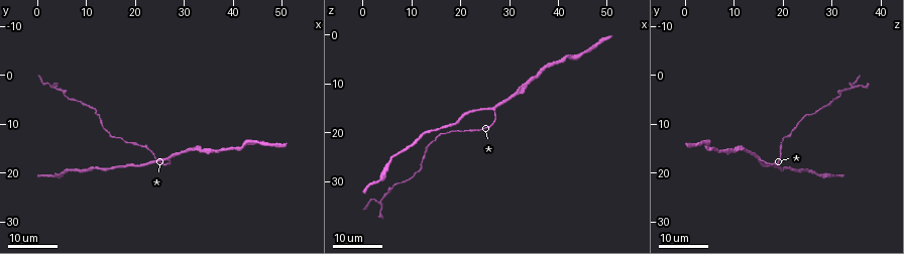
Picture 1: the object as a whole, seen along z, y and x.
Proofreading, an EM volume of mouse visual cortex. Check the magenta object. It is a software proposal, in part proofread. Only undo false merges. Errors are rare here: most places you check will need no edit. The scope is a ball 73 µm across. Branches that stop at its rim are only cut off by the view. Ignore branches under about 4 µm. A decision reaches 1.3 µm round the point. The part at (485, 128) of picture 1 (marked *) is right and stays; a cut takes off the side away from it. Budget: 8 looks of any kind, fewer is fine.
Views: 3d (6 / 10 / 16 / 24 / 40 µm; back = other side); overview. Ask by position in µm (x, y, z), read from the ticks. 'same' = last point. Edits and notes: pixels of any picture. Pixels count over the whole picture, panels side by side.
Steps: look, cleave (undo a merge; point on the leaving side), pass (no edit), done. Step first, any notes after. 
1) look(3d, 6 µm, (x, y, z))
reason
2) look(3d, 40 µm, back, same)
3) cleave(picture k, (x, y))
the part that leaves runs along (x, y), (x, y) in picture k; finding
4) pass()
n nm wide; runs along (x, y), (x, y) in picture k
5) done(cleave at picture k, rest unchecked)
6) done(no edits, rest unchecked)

look(3d, 16 µm, (8.0, 5.0, 30.5))
narrows sharply

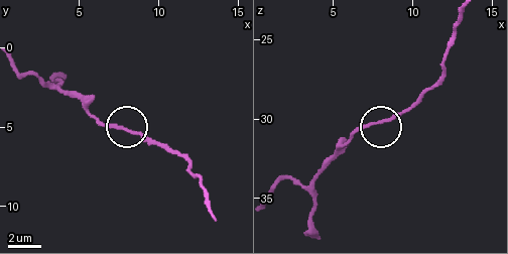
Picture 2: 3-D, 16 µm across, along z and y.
look(3d, 6 µm, (7.9, 5.3, 30.2))

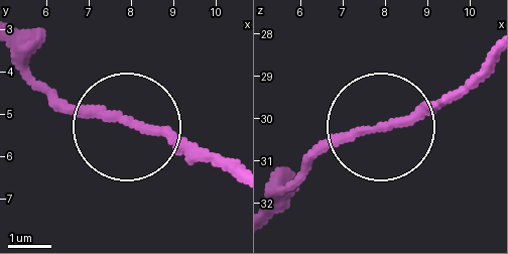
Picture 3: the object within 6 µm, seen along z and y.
pass()
runs along (237, 180), (171, 137), (74, 115), (23, 76) in picture 3; all the same neuron

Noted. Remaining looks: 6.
look(3d, 16 µm, (12.0, 8.0, 26.0))
narrows sharply

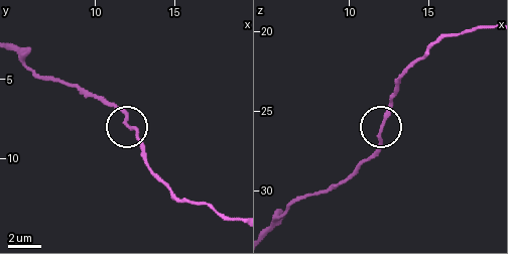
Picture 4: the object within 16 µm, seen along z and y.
look(3d, 6 µm, (12.2, 7.8, 25.9))

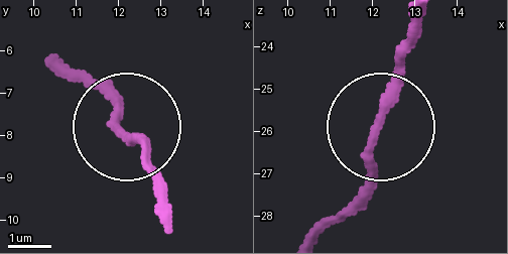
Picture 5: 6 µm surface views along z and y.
pass()
runs along (170, 208), (148, 150), (102, 82) in picture 5; continuous, no second neuron

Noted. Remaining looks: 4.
look(3d, 16 µm, (4.5, 2.5, 33.0))
sudden change in width

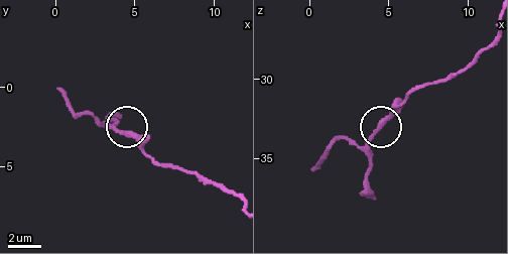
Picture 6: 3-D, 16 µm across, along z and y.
look(3d, 10 µm, (4.5, 2.9, 32.8))
closer look

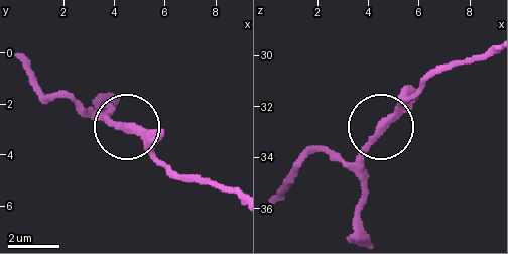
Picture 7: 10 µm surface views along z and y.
pass()
300 nm wide; runs along (487, 51), (435, 71), (370, 148), (360, 178) in picture 7; continuous, no second neuron

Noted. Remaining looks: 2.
look(3d, 16 µm, (16.0, 13.0, 20.0))
sudden change in width

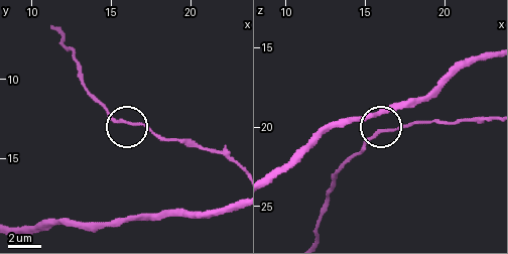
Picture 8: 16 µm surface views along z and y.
look(3d, 6 µm, (16.4, 12.9, 20.1))

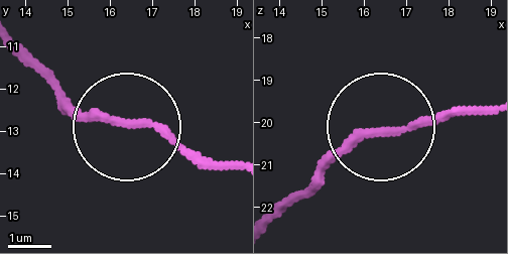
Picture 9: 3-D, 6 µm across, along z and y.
pass()
runs along (488, 116), (369, 130), (307, 187) in picture 9; one neuron here

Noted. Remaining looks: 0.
done(no edits, rest unchecked)

